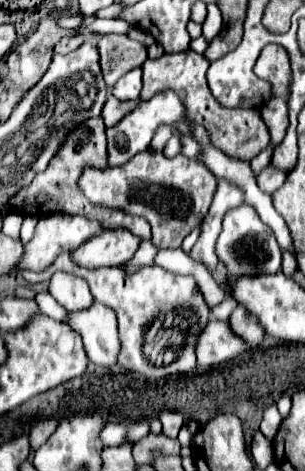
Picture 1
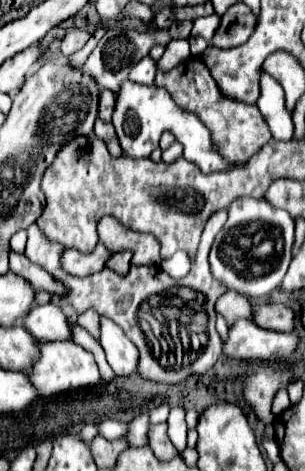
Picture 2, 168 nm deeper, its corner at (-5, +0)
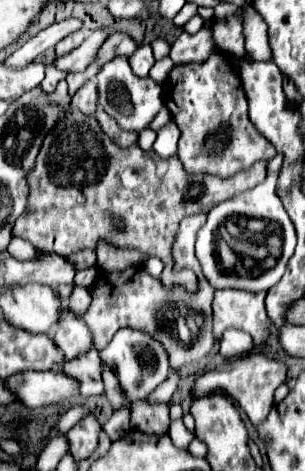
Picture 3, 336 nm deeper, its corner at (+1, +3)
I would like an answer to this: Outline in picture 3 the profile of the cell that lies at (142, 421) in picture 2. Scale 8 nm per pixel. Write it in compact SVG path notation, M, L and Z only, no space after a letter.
M130 404L114 412L112 418L104 424L104 430L110 436L110 440L118 440L126 430L130 430Z

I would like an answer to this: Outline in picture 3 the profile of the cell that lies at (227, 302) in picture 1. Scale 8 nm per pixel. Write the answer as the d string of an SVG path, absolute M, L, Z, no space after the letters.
M222 288L214 292L214 336L222 340L224 330L238 328L252 334L254 344L262 346L272 334L272 322L264 306L266 292L242 292Z

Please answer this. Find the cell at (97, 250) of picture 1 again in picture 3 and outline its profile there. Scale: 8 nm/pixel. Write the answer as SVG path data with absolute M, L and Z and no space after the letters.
M4 254L4 284L6 286L22 286L22 284L70 284L74 282L74 266L66 262L64 256L58 254L42 254L40 260L34 262L18 262L10 254Z

